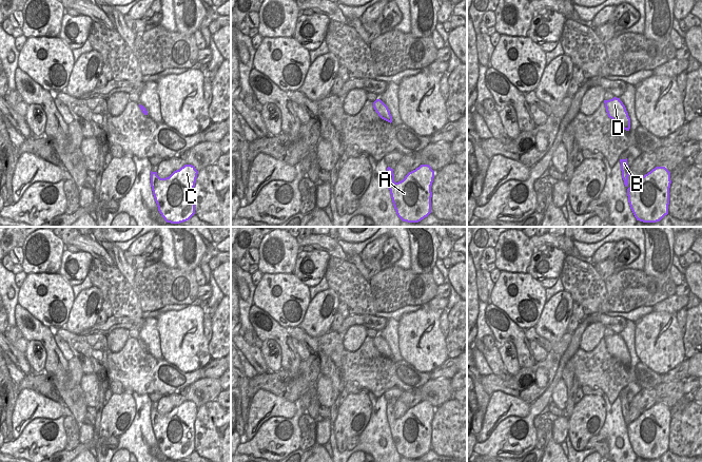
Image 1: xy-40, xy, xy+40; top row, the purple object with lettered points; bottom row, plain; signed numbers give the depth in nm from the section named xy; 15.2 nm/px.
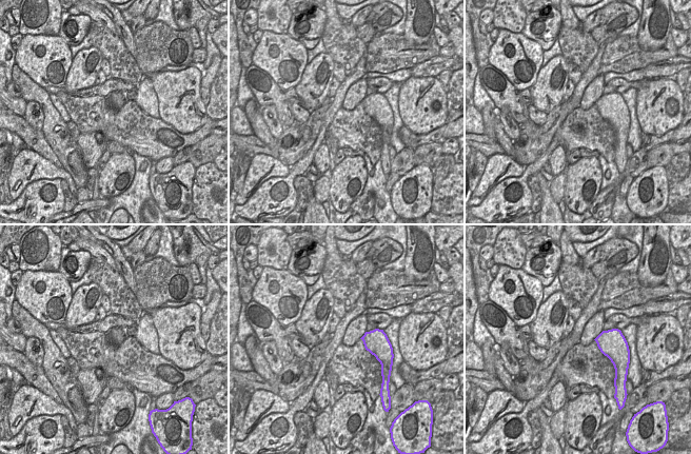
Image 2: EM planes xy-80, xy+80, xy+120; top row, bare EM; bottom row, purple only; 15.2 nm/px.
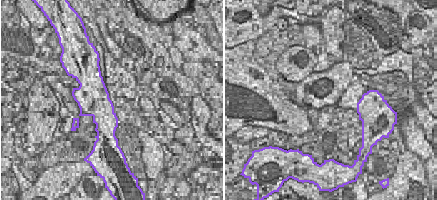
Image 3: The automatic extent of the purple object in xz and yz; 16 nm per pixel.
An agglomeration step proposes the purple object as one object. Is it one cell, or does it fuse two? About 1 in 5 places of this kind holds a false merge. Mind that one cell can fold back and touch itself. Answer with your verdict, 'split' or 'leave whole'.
leave whole

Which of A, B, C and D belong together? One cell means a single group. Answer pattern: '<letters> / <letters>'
A B C D

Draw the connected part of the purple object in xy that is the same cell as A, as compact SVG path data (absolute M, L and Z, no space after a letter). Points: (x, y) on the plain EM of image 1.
M421 401L415 406L409 408L405 415L398 419L394 418L393 405L387 404L387 420L390 426L392 439L397 453L407 459L418 459L431 449L431 422L434 415L434 407L429 401Z

